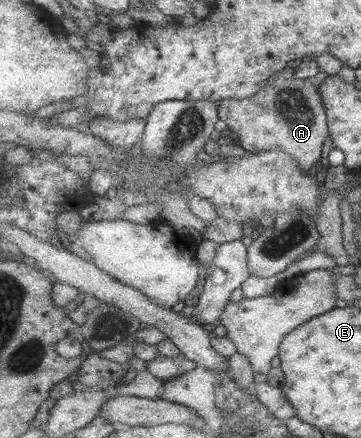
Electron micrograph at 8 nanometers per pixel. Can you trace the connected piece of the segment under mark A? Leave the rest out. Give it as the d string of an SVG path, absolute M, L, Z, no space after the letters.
M285 68L271 76L259 92L245 99L218 102L220 119L237 133L240 145L252 153L281 150L295 156L305 171L318 169L323 147L330 135L328 115L319 86L311 78L295 77L296 68Z

